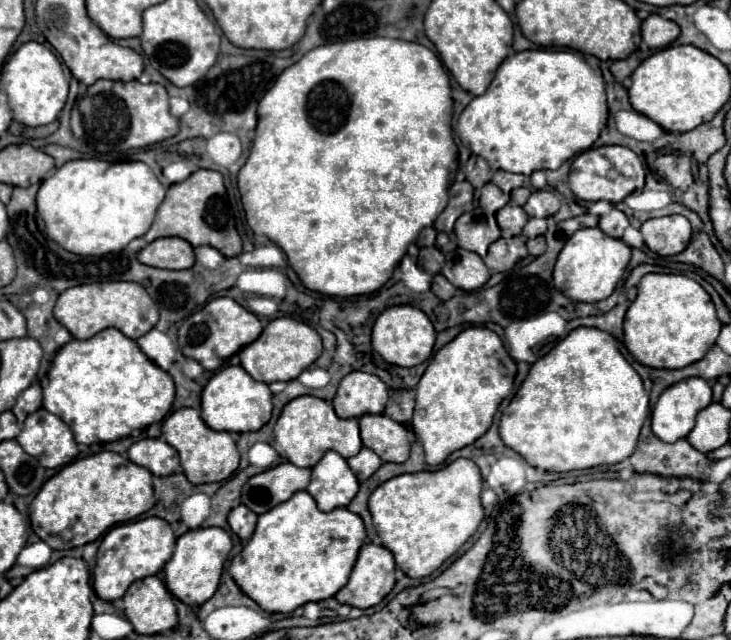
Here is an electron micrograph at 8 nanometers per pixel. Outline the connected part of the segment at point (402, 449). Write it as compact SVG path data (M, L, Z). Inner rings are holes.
M365 414L359 418L359 428L361 428L361 440L363 446L373 450L383 462L405 462L409 458L409 432L403 424L391 420L385 414Z

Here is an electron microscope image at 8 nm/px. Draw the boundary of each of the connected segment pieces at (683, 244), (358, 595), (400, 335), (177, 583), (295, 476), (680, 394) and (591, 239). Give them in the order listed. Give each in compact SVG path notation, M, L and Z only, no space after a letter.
M685 216L651 218L643 222L639 230L647 248L659 256L675 256L683 252L691 240L691 224Z
M373 542L365 544L353 566L349 582L335 594L337 602L371 608L379 604L395 584L395 560L393 554Z
M391 306L387 308L373 326L373 348L381 354L381 358L395 366L417 366L431 358L435 344L435 328L425 312L415 306Z
M197 528L189 530L177 540L173 558L165 564L165 584L169 592L183 604L203 604L207 602L217 586L223 572L223 564L231 552L231 538L223 528Z
M289 462L265 470L243 486L241 502L255 514L265 514L277 504L289 500L295 492L305 490L311 478L309 468L299 468Z
M685 378L661 394L651 414L651 428L663 442L677 442L693 430L697 412L709 404L711 386L703 378Z
M581 228L563 246L553 270L553 282L573 302L601 302L613 294L627 270L629 258L631 246L623 240L609 238L601 228Z

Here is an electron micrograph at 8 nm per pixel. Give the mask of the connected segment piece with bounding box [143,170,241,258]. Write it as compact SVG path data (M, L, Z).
M197 170L187 180L179 184L171 184L165 200L161 202L155 222L149 232L143 236L147 242L165 236L185 238L193 248L209 244L217 248L223 256L233 258L241 254L241 238L237 234L235 222L227 222L227 190L223 184L223 176L215 170Z

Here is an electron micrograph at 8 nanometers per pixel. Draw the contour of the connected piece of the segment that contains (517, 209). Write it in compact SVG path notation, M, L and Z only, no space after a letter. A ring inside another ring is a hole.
M509 202L507 206L503 206L499 212L497 212L497 224L501 228L501 236L503 238L513 238L513 236L519 236L525 222L529 220L529 216L525 214L525 210L513 202Z

